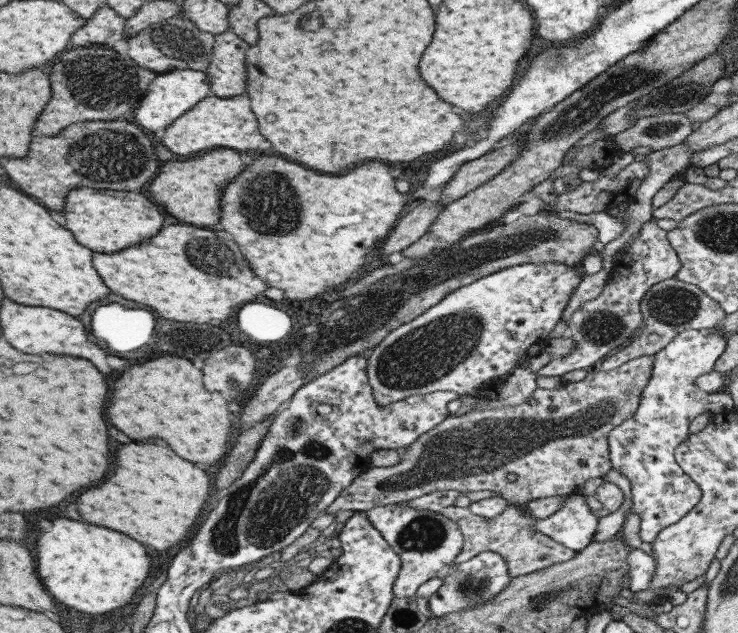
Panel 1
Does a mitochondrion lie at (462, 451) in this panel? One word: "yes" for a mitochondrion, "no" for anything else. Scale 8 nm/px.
yes

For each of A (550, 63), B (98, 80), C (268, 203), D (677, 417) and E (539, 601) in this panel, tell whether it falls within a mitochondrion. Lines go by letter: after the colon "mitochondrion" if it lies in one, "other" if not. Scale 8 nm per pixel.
A: mitochondrion
B: mitochondrion
C: mitochondrion
D: other
E: mitochondrion

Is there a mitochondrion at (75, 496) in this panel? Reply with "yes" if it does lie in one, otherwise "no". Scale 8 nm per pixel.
no

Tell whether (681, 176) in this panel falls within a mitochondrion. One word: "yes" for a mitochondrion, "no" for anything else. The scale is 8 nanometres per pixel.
no

